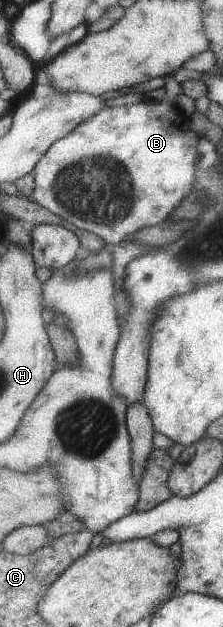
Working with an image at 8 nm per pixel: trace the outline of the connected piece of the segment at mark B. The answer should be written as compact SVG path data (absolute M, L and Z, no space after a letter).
M172 74L168 76L165 84L165 99L163 101L141 100L140 103L133 105L121 105L120 107L105 107L95 116L84 120L74 131L67 136L55 141L54 145L47 151L46 156L37 165L33 171L36 180L36 187L33 191L30 201L49 209L52 213L59 215L63 220L67 220L74 224L77 228L85 230L99 236L104 242L109 244L121 244L124 240L138 233L140 230L148 226L155 226L159 223L166 222L171 213L188 197L194 189L195 169L198 163L198 146L200 138L197 133L193 133L190 127L190 117L185 115L179 107L177 107L177 96L183 93L182 85L177 83Z

